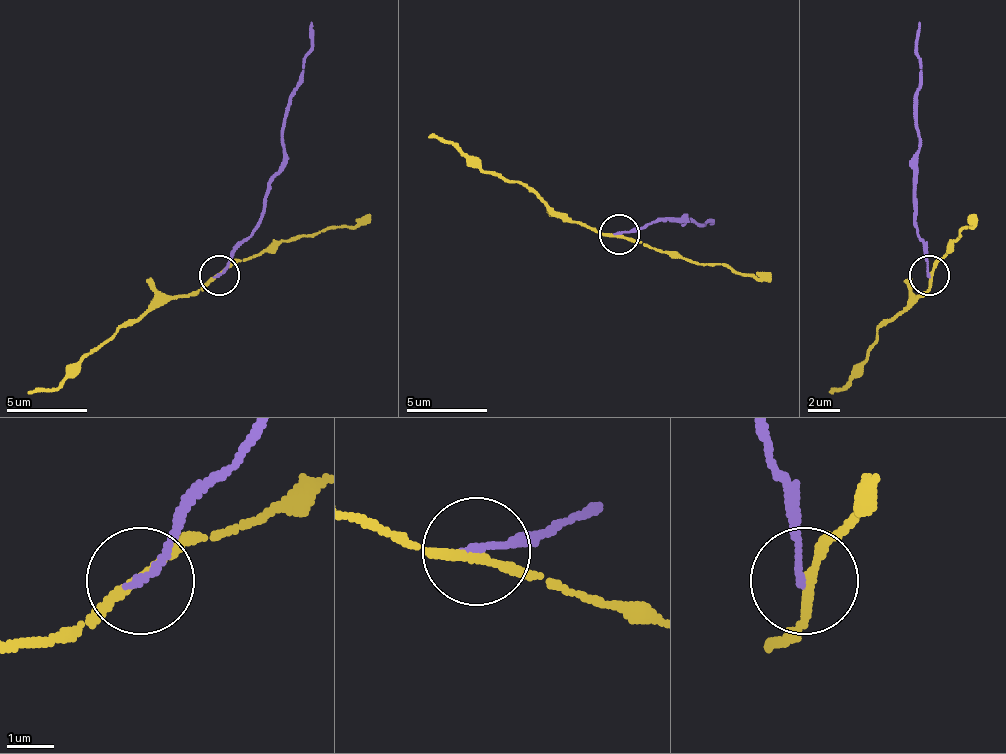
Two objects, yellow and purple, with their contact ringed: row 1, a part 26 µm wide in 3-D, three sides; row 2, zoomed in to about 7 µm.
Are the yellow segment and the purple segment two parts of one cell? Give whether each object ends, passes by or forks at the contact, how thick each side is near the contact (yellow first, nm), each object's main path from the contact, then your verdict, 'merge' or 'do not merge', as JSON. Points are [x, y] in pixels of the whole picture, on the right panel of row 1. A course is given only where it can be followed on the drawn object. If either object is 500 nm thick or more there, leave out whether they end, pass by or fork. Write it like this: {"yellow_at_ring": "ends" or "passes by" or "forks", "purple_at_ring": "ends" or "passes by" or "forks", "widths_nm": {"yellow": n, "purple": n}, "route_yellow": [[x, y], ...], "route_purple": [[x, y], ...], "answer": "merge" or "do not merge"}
{"yellow_at_ring": "passes by", "purple_at_ring": "ends", "widths_nm": {"yellow": 170, "purple": 150}, "route_yellow": [[928, 274], [912, 302], [880, 326], [868, 362], [832, 395]], "route_purple": [[928, 274], [928, 250], [916, 234], [916, 45], [920, 20]], "answer": "do not merge"}

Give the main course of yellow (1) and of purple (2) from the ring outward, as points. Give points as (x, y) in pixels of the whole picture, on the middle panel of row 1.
1: (620, 233), (556, 217), (524, 184), (479, 172), (455, 148), (427, 136)
2: (620, 233), (636, 233), (652, 221), (713, 221), (713, 225)

